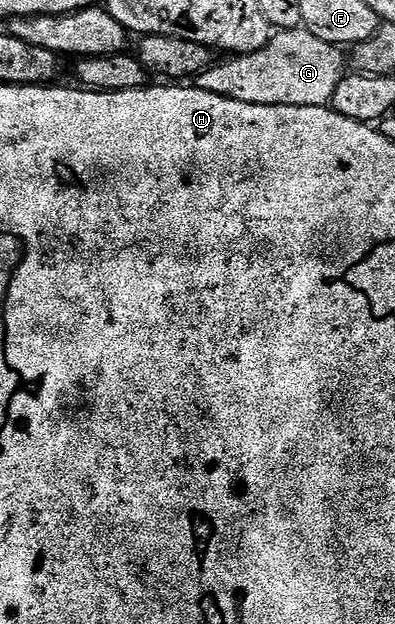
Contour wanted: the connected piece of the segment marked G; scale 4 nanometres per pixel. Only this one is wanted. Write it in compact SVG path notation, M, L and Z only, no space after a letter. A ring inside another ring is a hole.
M302 27L276 32L261 51L231 55L223 60L227 61L216 60L198 74L194 88L254 105L327 105L345 75L344 50L325 43L325 39L317 39L317 35Z

